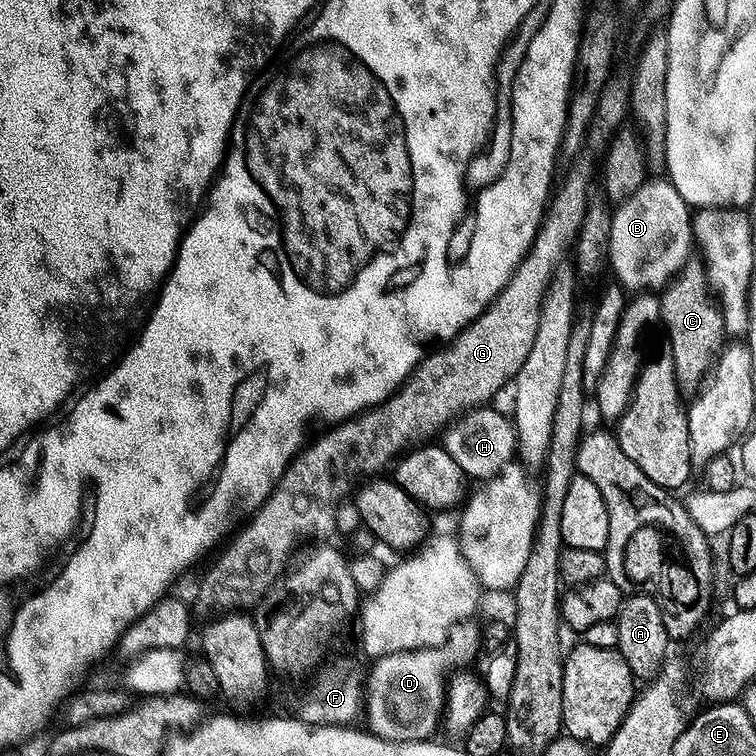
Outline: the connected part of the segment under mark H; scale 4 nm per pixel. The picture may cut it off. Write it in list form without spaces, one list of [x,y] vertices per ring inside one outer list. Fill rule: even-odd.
[[[481,406],[469,409],[458,416],[443,431],[443,448],[454,458],[466,477],[485,482],[497,475],[504,466],[513,461],[518,445],[516,429],[511,419],[493,406]]]

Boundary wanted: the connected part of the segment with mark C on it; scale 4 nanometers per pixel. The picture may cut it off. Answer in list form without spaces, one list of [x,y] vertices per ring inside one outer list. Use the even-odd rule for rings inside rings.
[[[696,258],[686,261],[680,273],[668,281],[659,297],[660,324],[668,331],[666,344],[672,349],[678,386],[681,393],[695,394],[704,387],[717,356],[726,344],[724,315],[720,313],[719,303],[708,287],[708,275],[703,263]]]

